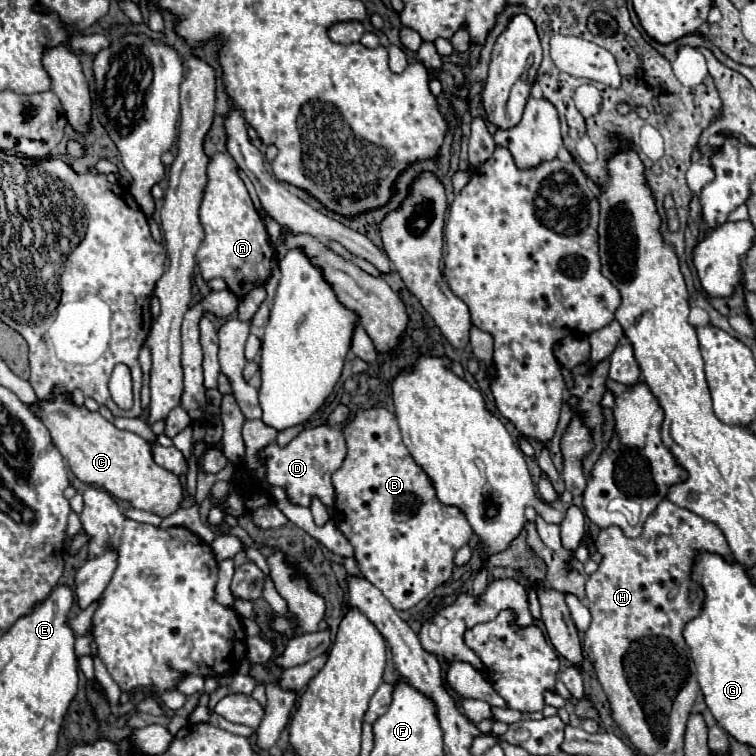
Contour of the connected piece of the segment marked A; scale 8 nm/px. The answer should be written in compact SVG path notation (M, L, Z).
M217 152L207 164L207 186L199 218L205 238L197 250L197 264L205 282L223 278L237 298L243 298L249 290L267 282L271 270L277 266L275 250L267 240L265 224L253 208L249 192L239 176L239 166L229 154Z

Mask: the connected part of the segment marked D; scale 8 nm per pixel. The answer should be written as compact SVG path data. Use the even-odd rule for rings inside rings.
M319 424L297 434L287 446L269 444L257 452L257 458L265 464L267 484L281 486L289 500L297 506L309 506L313 496L319 496L325 506L333 506L335 490L331 484L331 474L343 464L347 454L345 438L341 430L329 428L329 424Z

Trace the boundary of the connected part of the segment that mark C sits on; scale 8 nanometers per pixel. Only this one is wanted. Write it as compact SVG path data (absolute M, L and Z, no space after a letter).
M57 392L51 400L39 400L37 404L31 404L29 410L47 426L53 444L59 448L71 472L85 484L95 484L111 496L129 502L133 508L153 512L161 518L167 518L179 508L183 500L179 478L153 462L151 446L141 436L119 430L99 412L89 412L85 406L73 404L71 394L67 392Z

